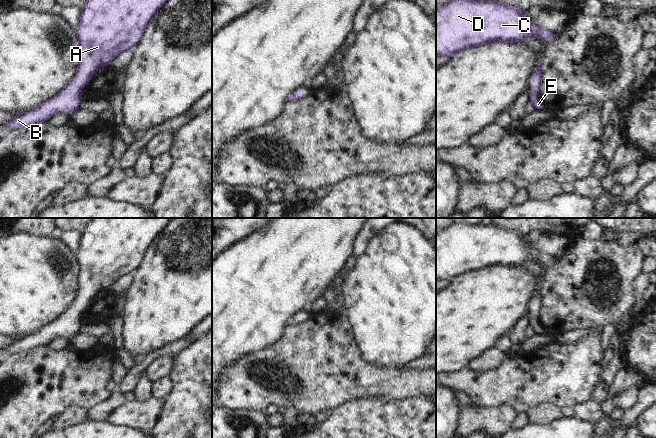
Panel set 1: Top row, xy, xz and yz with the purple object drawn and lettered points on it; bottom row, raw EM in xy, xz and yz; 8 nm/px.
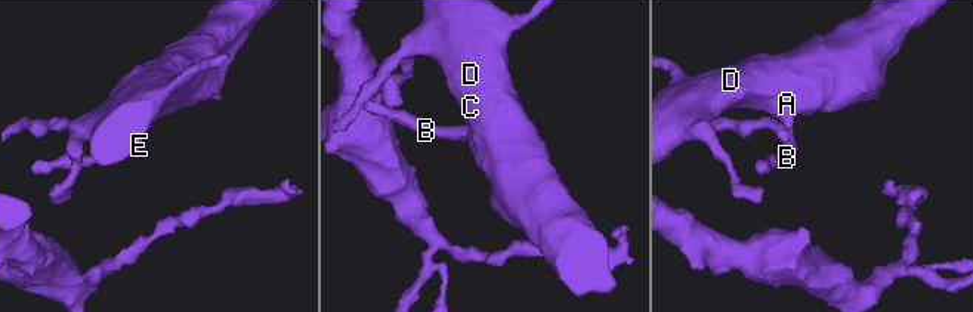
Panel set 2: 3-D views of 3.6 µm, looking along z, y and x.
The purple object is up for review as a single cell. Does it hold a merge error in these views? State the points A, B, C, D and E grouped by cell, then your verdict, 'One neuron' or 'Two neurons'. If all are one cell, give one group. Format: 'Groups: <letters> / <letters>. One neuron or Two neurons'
Groups: A B C D E. One neuron.

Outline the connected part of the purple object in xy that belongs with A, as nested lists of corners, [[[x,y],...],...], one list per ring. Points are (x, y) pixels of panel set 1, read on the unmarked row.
[[[92,218],[84,227],[78,249],[75,252],[80,269],[75,306],[70,306],[66,312],[41,330],[16,339],[2,351],[18,353],[39,346],[47,346],[56,337],[71,337],[77,333],[82,325],[82,311],[90,305],[99,292],[108,290],[116,279],[134,273],[147,247],[164,229],[169,220],[170,218]]]

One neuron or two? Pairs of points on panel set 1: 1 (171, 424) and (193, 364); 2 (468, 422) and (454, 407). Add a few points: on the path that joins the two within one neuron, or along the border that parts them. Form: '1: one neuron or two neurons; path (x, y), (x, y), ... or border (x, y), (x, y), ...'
1: one neuron; path (186, 409), (193, 402), (193, 379)
2: two neurons; border (461, 406), (456, 427)

